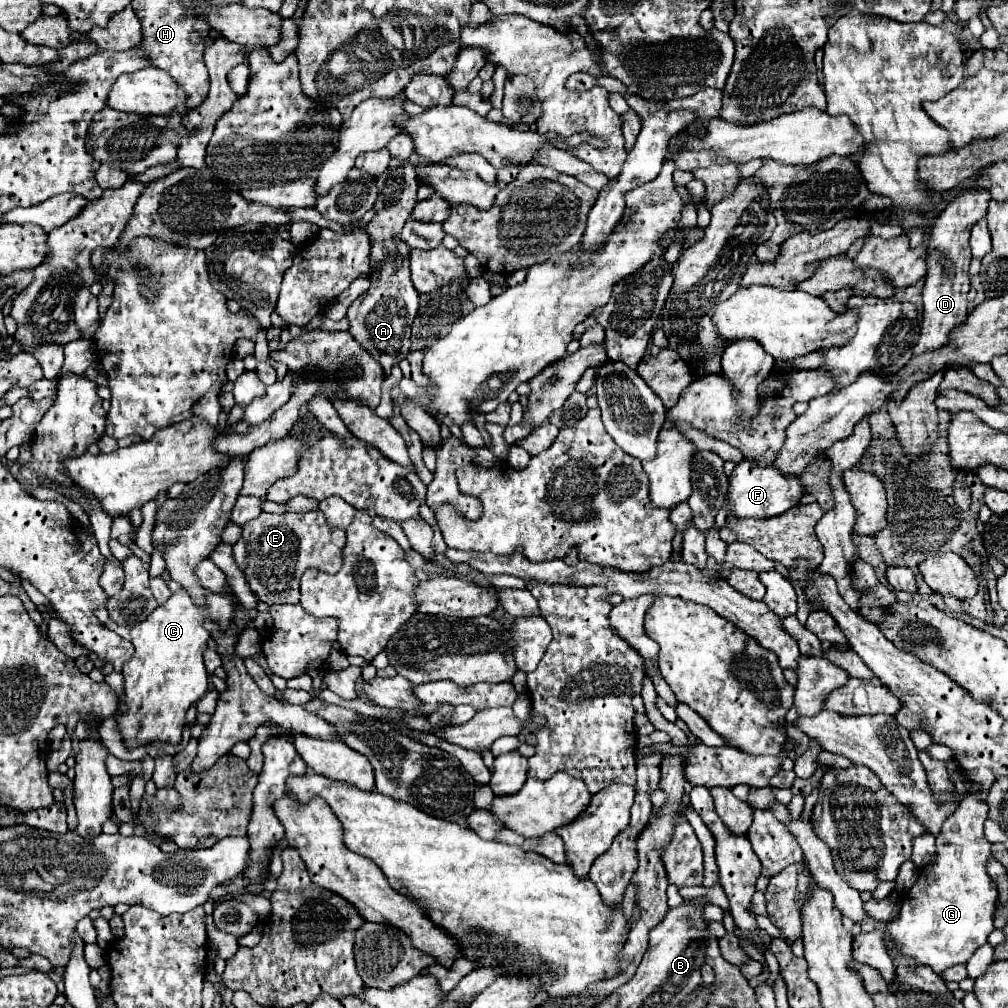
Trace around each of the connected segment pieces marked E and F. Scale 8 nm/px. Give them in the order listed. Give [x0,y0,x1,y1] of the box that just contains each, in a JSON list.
[[243,510,345,604],[727,460,805,518]]

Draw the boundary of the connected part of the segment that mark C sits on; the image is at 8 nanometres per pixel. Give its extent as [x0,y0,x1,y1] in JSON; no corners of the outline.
[95,590,235,748]

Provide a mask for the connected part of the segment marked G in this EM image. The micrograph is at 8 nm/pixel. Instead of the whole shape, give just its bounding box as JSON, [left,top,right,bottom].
[887,794,997,974]

